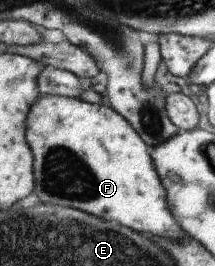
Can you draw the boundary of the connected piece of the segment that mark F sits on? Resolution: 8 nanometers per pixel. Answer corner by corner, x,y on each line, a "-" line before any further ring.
55,94
39,95
26,112
24,120
25,142
32,154
34,174
32,192
44,205
67,206
87,212
91,216
119,222
139,234
157,236
183,236
177,222
165,206
165,190
155,178
148,148
129,123
111,107
90,104
79,98

